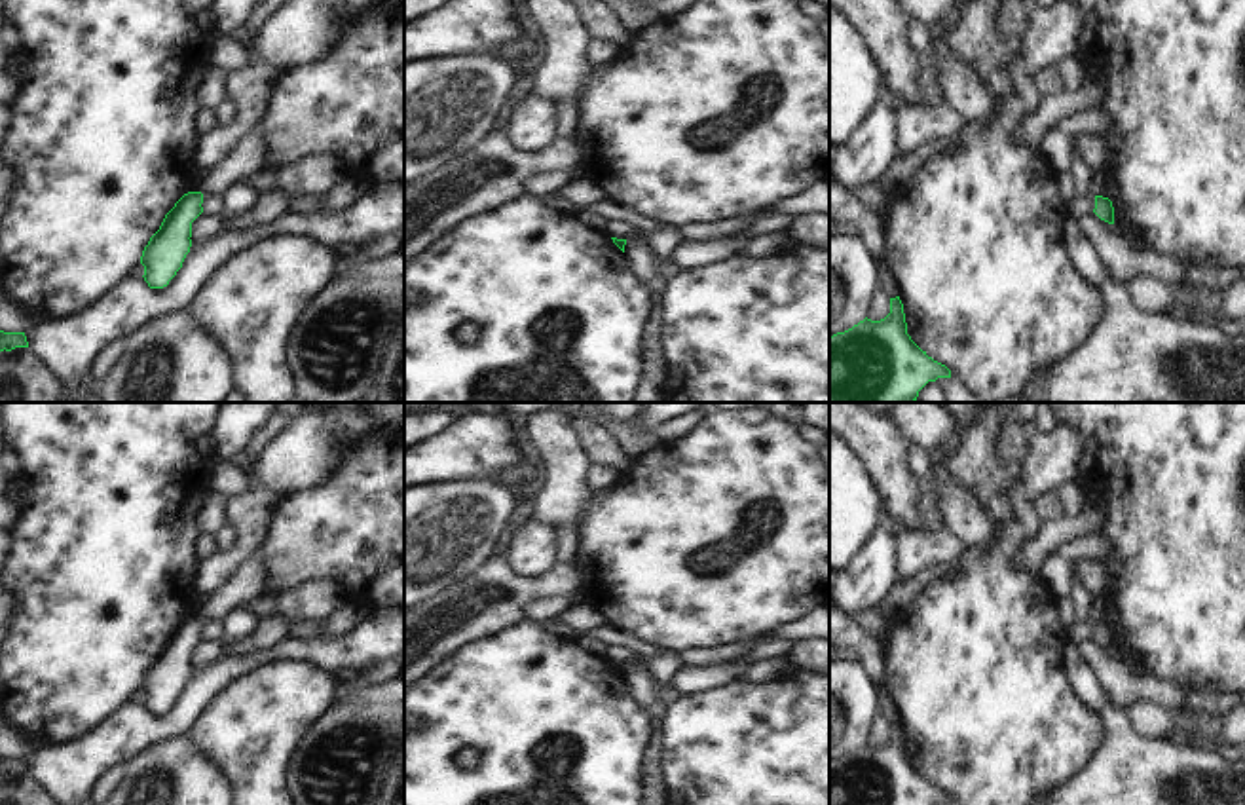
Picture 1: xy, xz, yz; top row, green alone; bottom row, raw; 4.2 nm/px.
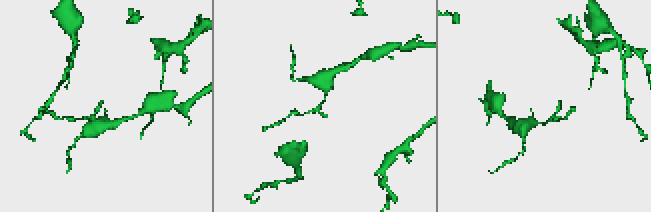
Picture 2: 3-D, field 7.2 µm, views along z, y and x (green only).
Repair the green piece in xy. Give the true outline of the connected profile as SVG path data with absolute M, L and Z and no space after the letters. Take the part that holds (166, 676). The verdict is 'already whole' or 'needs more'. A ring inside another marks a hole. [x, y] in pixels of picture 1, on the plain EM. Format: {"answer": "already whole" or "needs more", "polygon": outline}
{"answer": "already whole", "polygon": "M188 617L165 640L159 655L142 676L144 706L150 714L163 714L182 693L192 672L192 647L203 638L203 619Z"}

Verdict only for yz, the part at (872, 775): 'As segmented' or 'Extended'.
As segmented.

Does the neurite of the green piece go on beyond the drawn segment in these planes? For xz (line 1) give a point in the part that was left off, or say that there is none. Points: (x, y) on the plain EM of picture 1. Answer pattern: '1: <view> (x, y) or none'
1: none

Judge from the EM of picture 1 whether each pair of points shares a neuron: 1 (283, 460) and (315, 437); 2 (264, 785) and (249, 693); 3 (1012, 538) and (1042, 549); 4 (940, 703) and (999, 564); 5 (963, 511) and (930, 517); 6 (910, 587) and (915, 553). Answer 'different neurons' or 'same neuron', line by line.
1: same neuron
2: same neuron
3: different neurons
4: same neuron
5: different neurons
6: different neurons

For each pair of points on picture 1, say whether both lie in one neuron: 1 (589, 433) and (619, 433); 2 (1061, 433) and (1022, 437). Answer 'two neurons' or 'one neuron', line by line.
1: two neurons
2: two neurons

